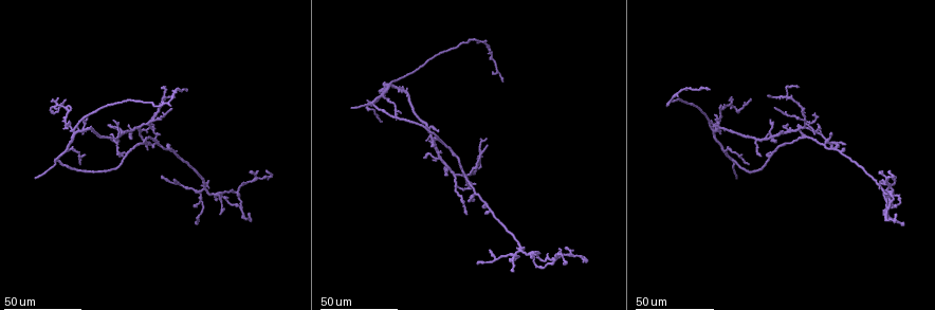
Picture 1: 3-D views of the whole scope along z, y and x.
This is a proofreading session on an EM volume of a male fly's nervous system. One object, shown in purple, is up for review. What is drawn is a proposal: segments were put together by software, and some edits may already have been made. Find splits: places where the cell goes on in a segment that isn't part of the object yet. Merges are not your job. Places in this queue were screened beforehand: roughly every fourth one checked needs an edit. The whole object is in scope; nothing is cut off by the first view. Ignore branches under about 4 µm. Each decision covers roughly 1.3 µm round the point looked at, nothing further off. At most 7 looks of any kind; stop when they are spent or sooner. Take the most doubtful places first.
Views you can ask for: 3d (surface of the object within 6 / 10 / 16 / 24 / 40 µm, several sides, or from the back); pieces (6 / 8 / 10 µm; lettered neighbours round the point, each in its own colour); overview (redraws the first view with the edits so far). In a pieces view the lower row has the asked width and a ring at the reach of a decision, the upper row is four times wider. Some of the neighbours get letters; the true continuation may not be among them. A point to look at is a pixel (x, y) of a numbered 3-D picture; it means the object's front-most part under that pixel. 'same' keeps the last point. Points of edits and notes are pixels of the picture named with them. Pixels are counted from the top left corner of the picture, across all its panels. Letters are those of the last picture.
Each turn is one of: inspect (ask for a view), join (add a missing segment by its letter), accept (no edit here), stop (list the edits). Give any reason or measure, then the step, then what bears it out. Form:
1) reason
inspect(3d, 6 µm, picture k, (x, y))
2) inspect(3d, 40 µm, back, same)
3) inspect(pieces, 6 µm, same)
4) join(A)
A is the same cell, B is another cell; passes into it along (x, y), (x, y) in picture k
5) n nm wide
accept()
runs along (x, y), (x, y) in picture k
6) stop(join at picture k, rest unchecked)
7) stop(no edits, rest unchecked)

an open end
inspect(3d, 40 µm, picture 1, (35, 178))

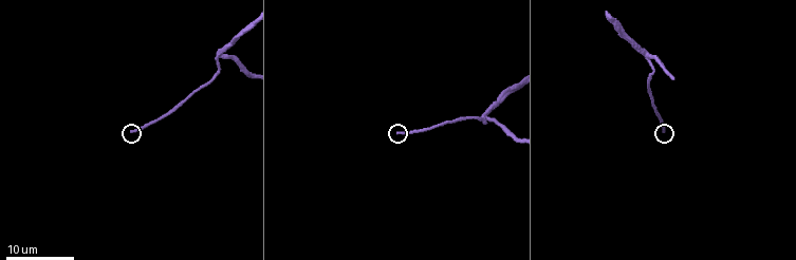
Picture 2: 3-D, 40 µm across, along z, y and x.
inspect(pieces, 10 µm, picture 2, (132, 133))

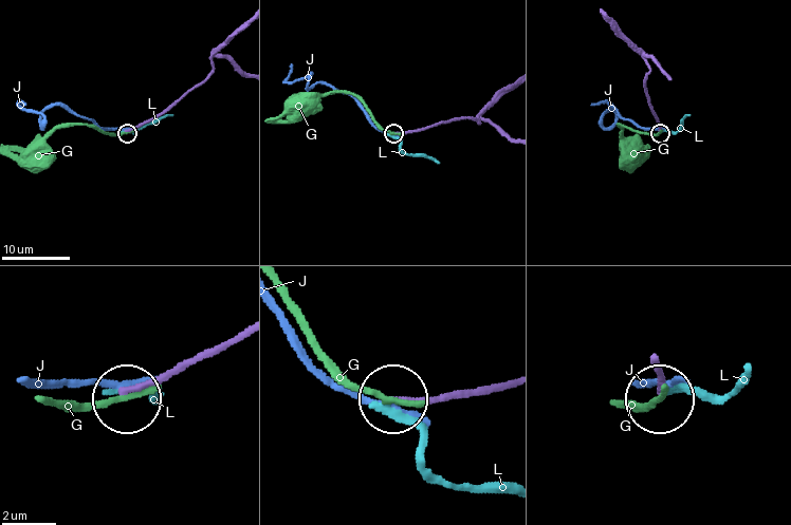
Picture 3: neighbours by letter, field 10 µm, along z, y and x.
accept()
G, J and L are other cells; runs along (237, 334), (130, 393) in picture 3; none of them fits

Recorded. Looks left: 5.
end of a long branch
inspect(3d, 24 µm, picture 1, (536, 252))

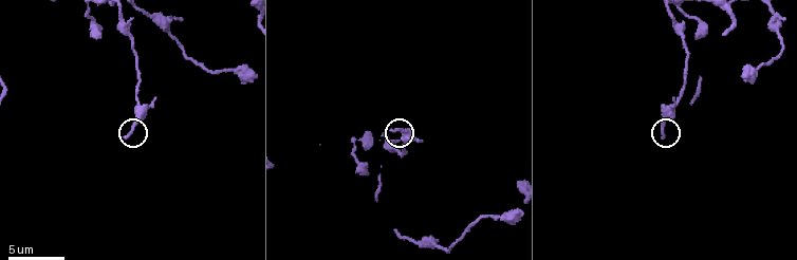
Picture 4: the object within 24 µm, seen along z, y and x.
inspect(pieces, 8 µm, picture 4, (125, 138))

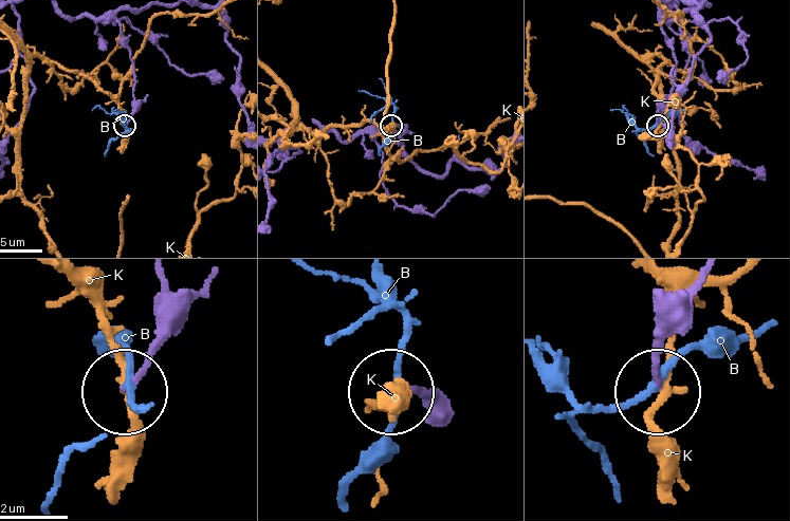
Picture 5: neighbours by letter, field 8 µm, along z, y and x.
200 nm wide
accept()
B and K are other cells; runs along (703, 278), (661, 355), (655, 386) in picture 5; none of them fits

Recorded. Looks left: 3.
inspect(3d, 24 µm, picture 1, (485, 140))

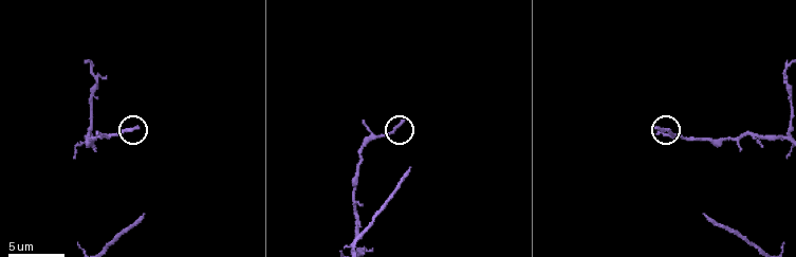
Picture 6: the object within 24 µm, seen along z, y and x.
see the neighbours
inspect(pieces, 10 µm, picture 6, (655, 129))

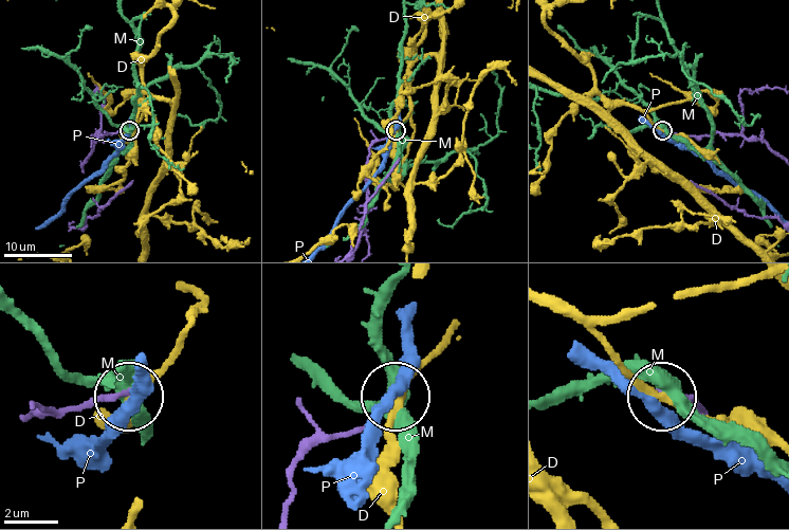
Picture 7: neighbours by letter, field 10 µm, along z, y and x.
accept()
D, M and P are other cells; none of them fits

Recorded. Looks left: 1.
end of a long branch
inspect(pieces, 10 µm, picture 6, (706, 216))

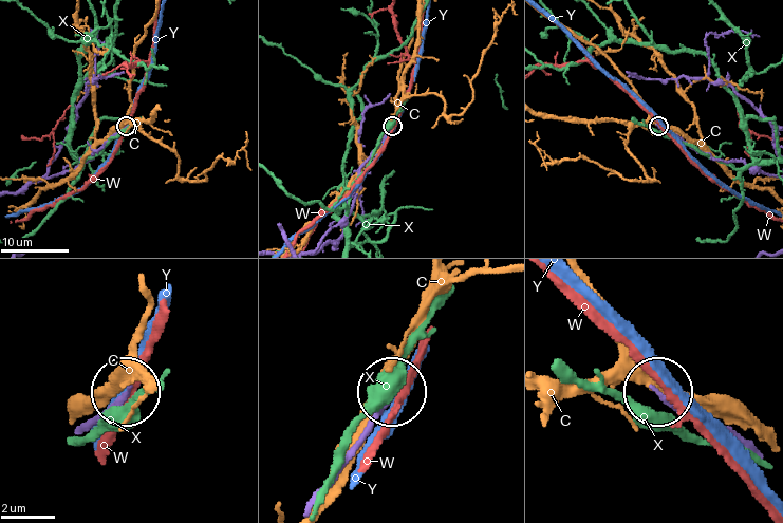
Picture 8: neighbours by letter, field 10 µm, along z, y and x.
130 nm wide
accept()
C, W, X and Y are other cells; no lettered segment goes on from it

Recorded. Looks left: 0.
stop(no edits, rest unchecked)

